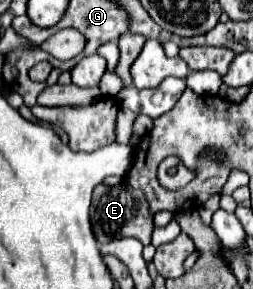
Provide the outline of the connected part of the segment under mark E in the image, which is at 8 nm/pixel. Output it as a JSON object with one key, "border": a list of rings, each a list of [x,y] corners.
{"border":[[[106,184],[96,186],[92,196],[92,206],[90,206],[90,222],[98,244],[132,236],[132,238],[138,238],[144,246],[148,246],[154,230],[152,214],[148,212],[148,202],[144,200],[144,192],[128,186],[106,186]]]}

